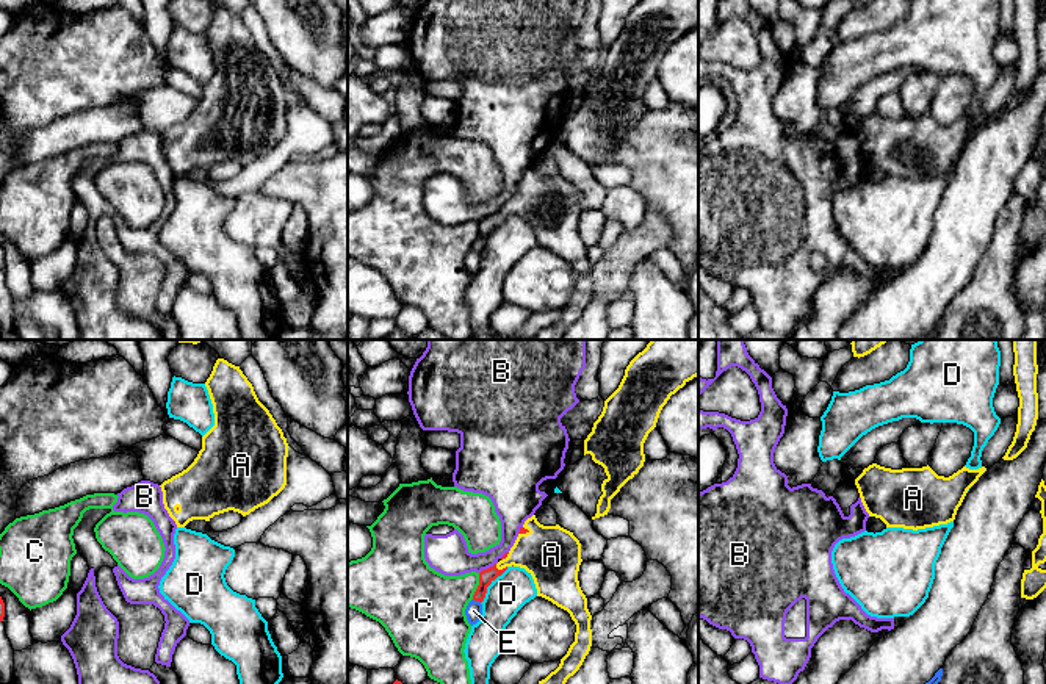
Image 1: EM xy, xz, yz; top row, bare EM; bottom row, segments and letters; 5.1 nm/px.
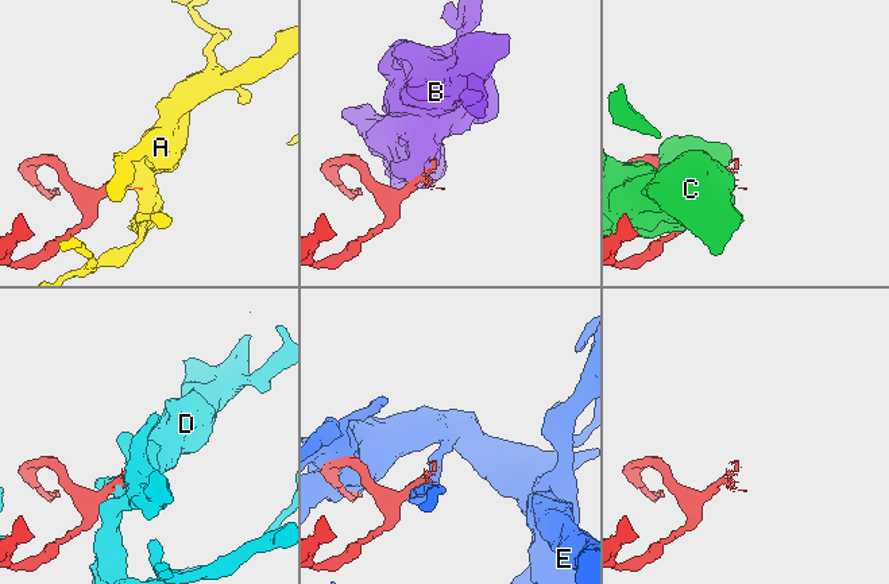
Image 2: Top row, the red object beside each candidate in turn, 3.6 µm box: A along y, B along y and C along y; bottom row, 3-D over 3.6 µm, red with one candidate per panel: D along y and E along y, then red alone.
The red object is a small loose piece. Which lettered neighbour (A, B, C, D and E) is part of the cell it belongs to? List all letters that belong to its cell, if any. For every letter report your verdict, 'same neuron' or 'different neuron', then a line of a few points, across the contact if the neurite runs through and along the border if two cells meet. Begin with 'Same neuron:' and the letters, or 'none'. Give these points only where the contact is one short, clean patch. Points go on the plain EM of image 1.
Same neuron: A
A: same neuron
B: different neuron
C: different neuron
D: different neuron
E: different neuron

